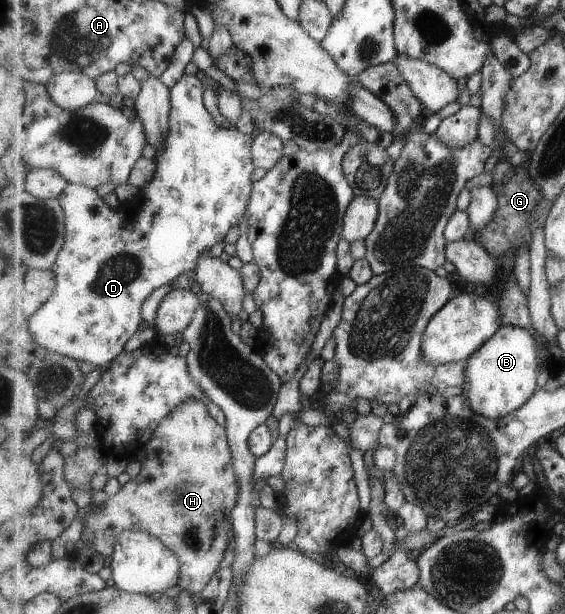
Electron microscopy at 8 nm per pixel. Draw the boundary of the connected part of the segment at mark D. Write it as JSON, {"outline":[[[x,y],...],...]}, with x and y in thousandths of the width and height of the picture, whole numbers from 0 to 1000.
{"outline":[[[331,121],[304,143],[301,213],[297,213],[297,223],[287,233],[287,246],[278,243],[278,257],[273,259],[280,274],[265,298],[248,309],[244,318],[232,327],[216,327],[207,337],[195,337],[182,321],[173,318],[173,311],[166,305],[135,298],[124,300],[112,318],[106,318],[106,331],[112,332],[117,353],[119,389],[112,409],[106,409],[104,420],[90,440],[97,445],[99,472],[92,477],[90,487],[85,487],[85,492],[78,493],[78,498],[71,500],[71,505],[64,507],[62,513],[57,513],[48,529],[50,539],[57,542],[57,552],[60,552],[64,562],[71,562],[71,565],[78,565],[78,568],[85,568],[92,575],[106,575],[106,578],[129,583],[138,590],[152,590],[166,599],[205,586],[219,573],[219,562],[227,559],[227,552],[241,546],[248,526],[255,523],[248,507],[251,507],[255,490],[269,480],[269,474],[276,474],[280,467],[287,467],[290,463],[312,458],[319,448],[329,443],[345,443],[350,428],[354,428],[356,415],[375,406],[382,396],[393,396],[411,368],[421,368],[421,363],[428,360],[428,353],[434,352],[439,334],[444,329],[446,311],[451,303],[450,295],[446,295],[446,282],[450,282],[451,275],[446,254],[448,225],[437,213],[428,215],[414,204],[409,207],[386,207],[382,204],[379,191],[368,184],[368,178],[361,171],[363,145],[361,135],[347,122]]]}

